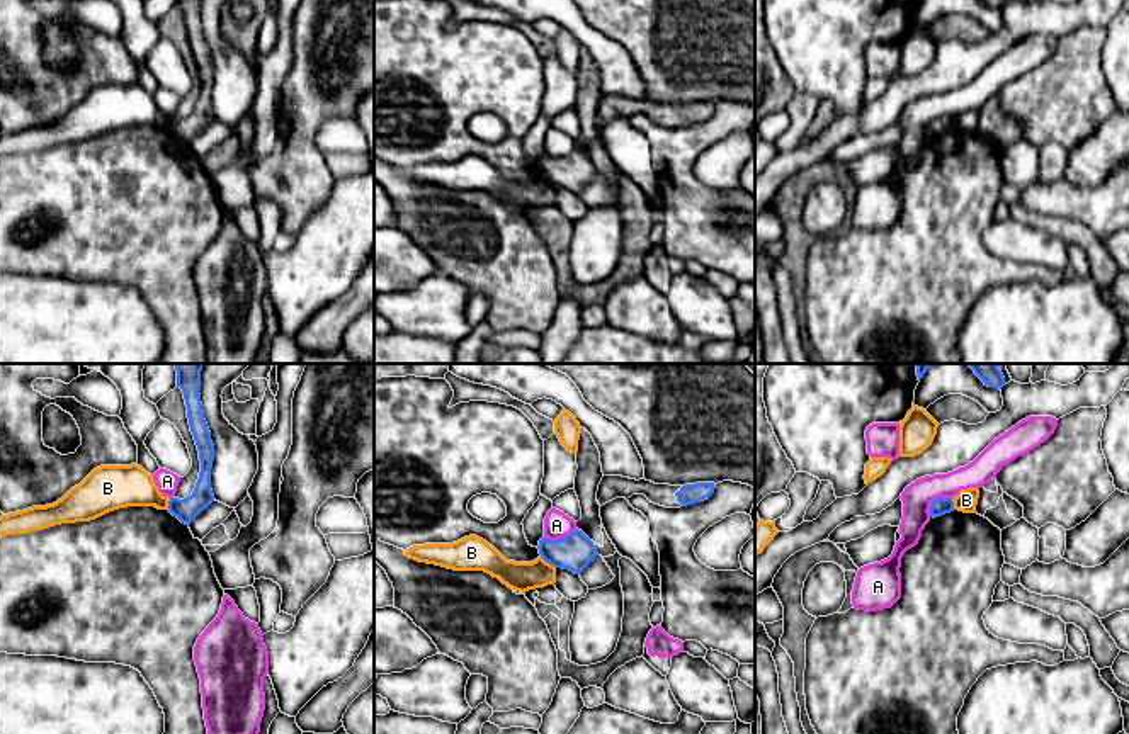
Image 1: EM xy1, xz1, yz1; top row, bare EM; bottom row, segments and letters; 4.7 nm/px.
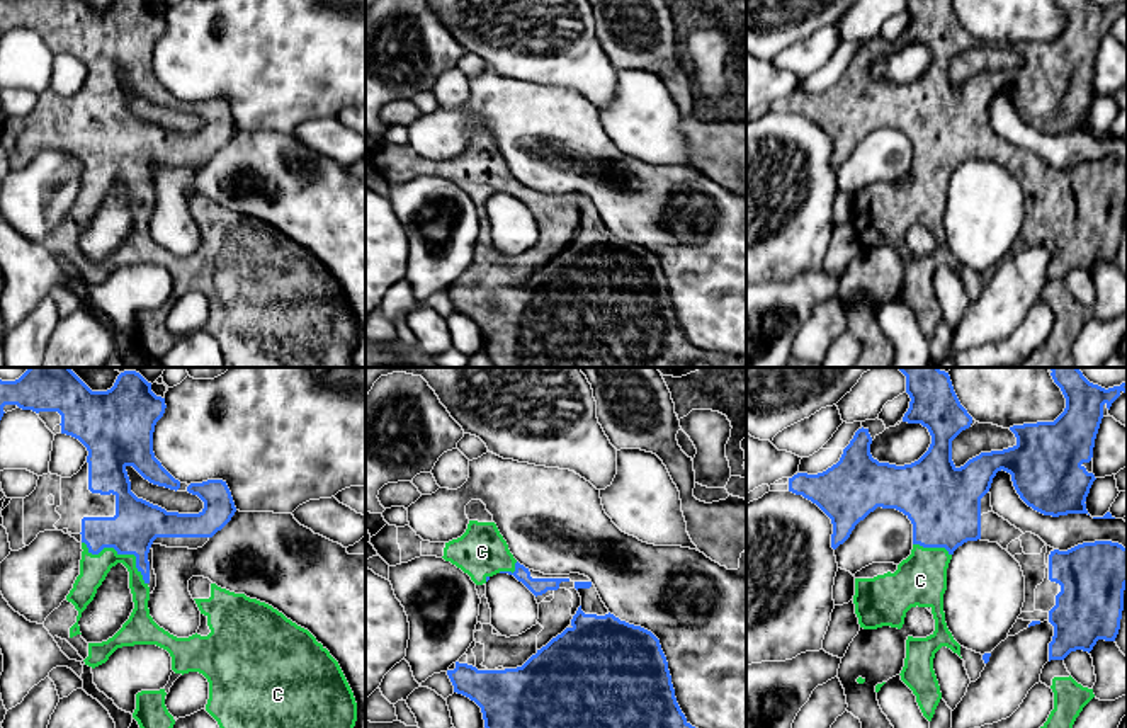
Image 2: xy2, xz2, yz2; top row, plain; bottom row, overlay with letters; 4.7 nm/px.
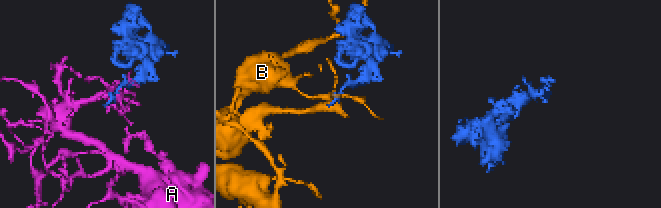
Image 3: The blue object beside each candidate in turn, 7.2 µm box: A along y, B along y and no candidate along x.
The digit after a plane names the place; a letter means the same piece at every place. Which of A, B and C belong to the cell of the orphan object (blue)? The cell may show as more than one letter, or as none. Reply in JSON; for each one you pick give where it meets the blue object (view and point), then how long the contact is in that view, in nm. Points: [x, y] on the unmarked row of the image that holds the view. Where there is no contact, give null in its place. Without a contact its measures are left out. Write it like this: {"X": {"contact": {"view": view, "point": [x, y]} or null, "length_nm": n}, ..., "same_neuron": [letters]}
{"C": {"contact": {"view": "xy2", "point": [121, 172]}, "length_nm": 380}, "same_neuron": ["C"]}

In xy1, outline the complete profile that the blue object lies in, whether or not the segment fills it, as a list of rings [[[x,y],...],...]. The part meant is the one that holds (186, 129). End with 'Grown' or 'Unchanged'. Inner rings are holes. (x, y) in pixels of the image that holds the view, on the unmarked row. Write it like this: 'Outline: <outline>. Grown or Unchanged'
Outline: [[[177,0],[177,7],[180,7],[184,12],[190,51],[199,70],[201,92],[192,114],[184,119],[170,117],[168,131],[182,143],[190,144],[190,141],[214,121],[211,109],[214,65],[211,61],[211,51],[204,39],[199,14],[201,0]]]. Unchanged

